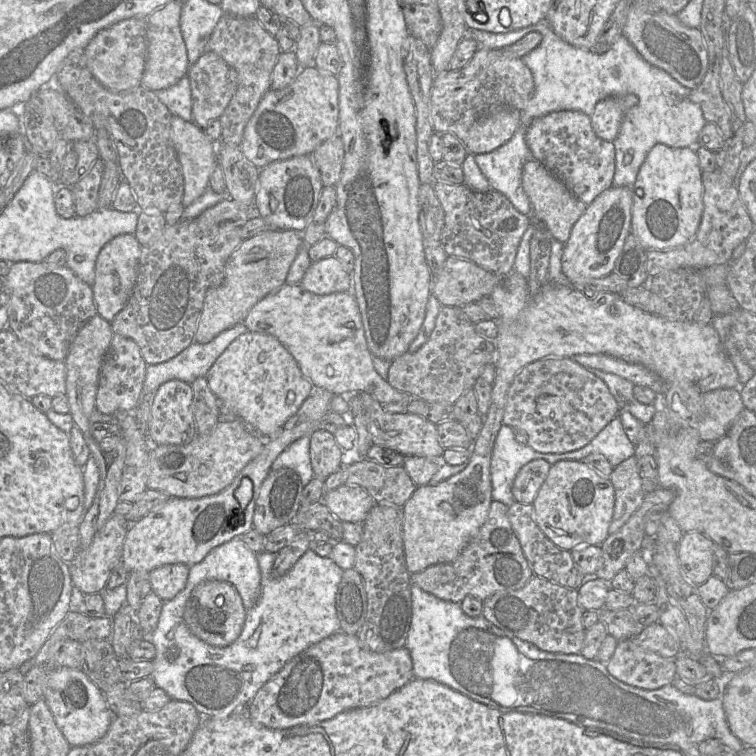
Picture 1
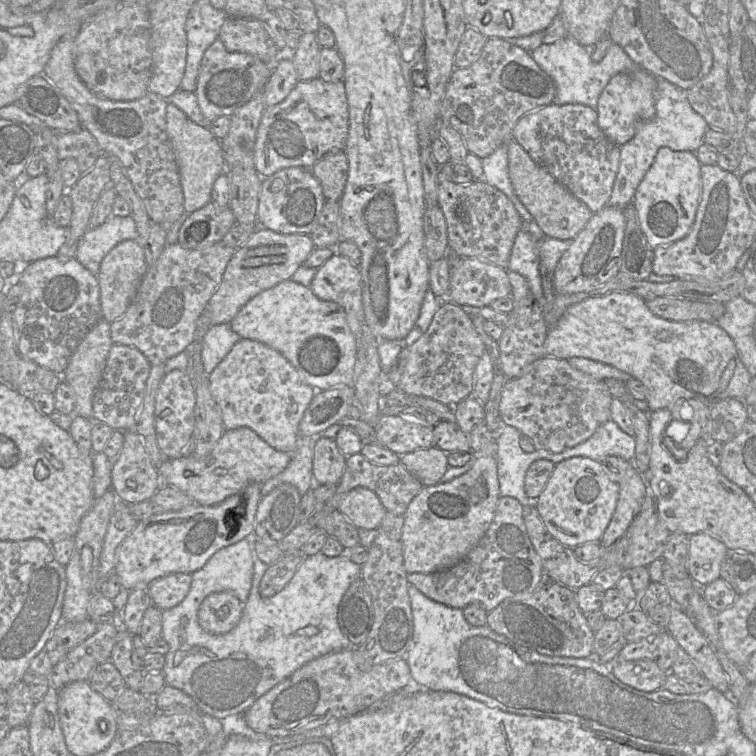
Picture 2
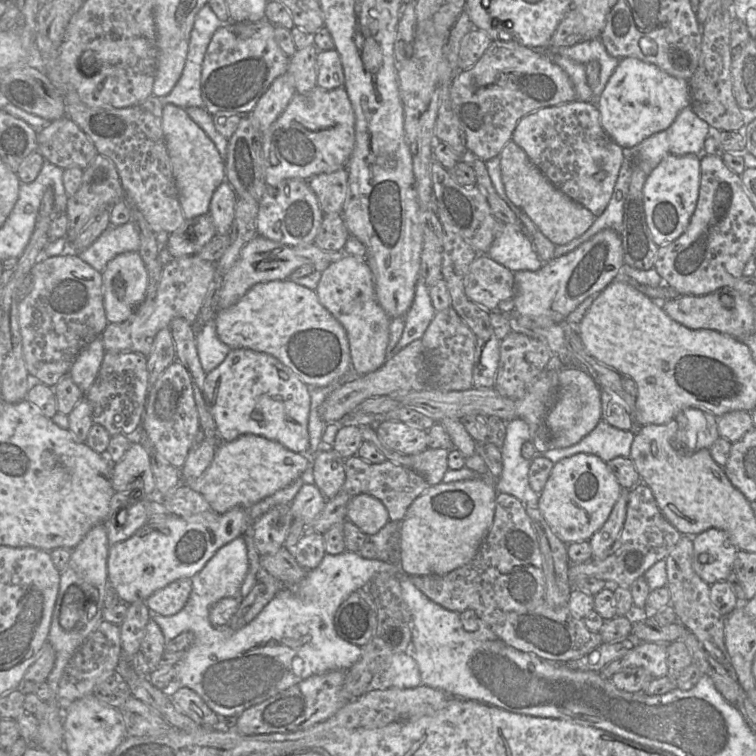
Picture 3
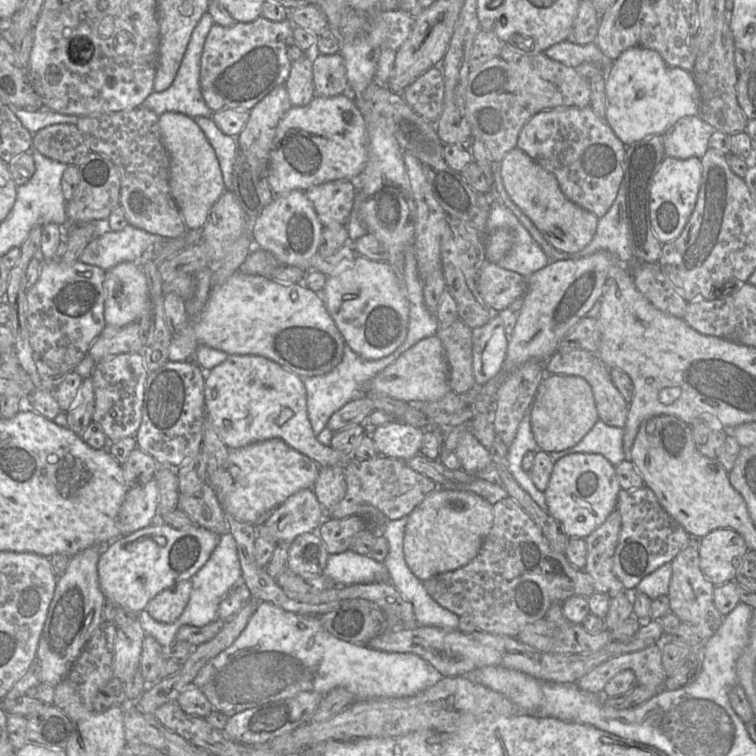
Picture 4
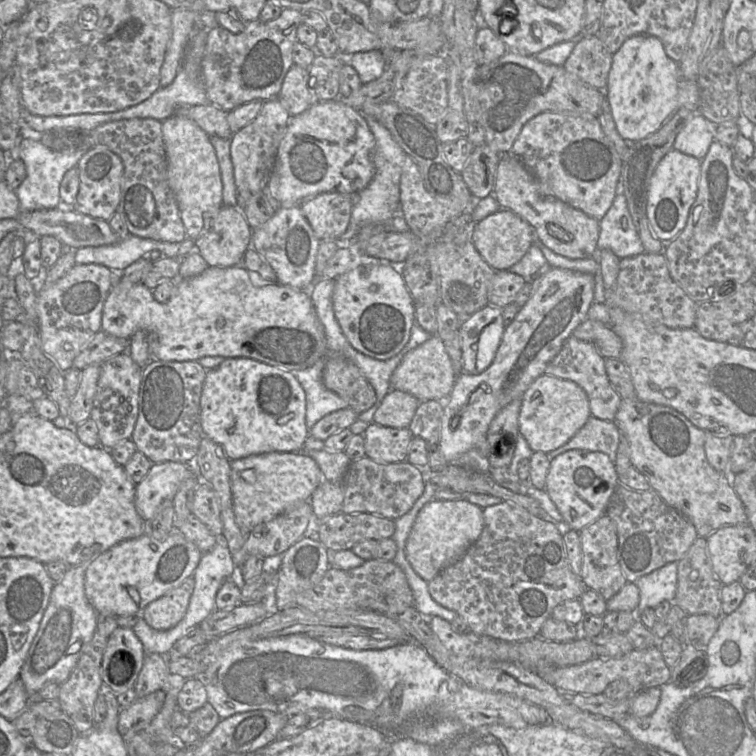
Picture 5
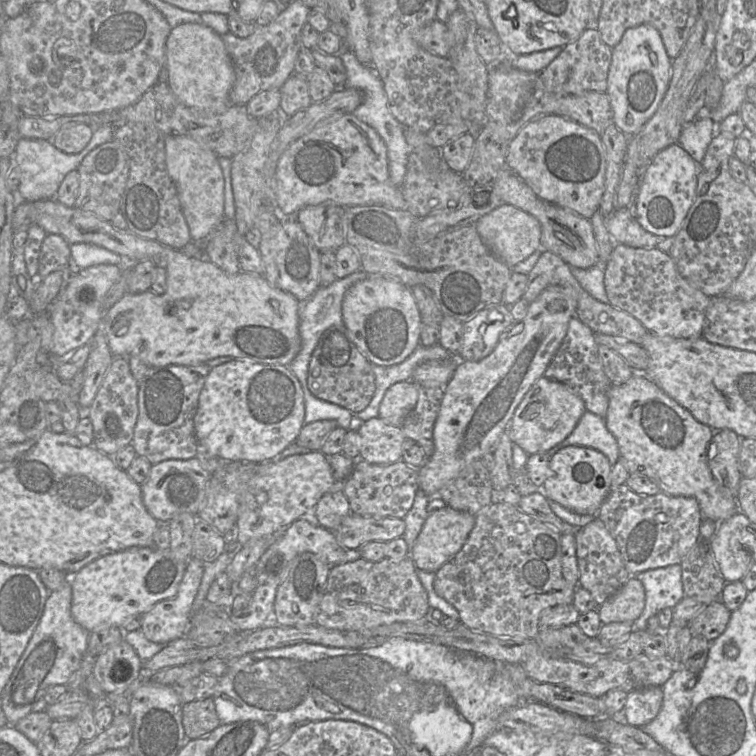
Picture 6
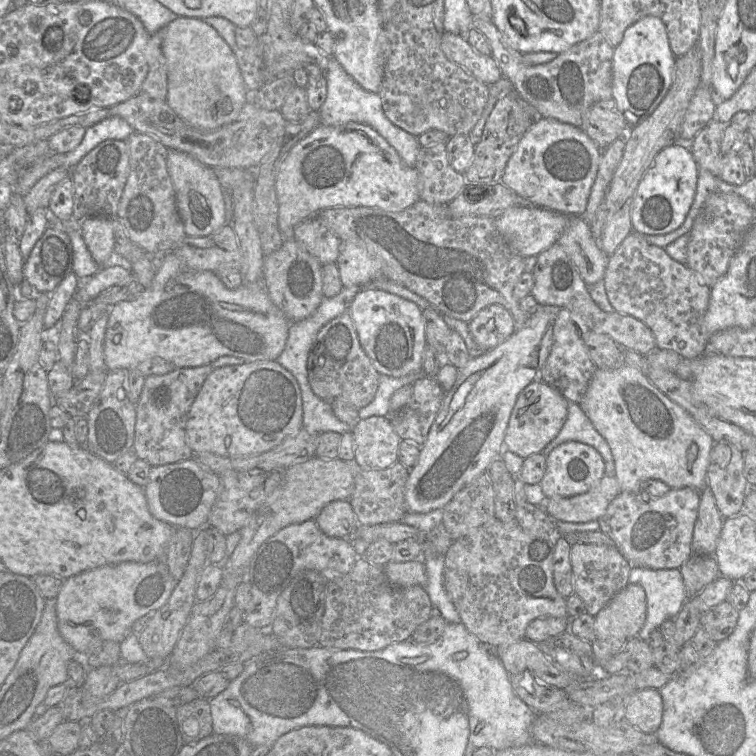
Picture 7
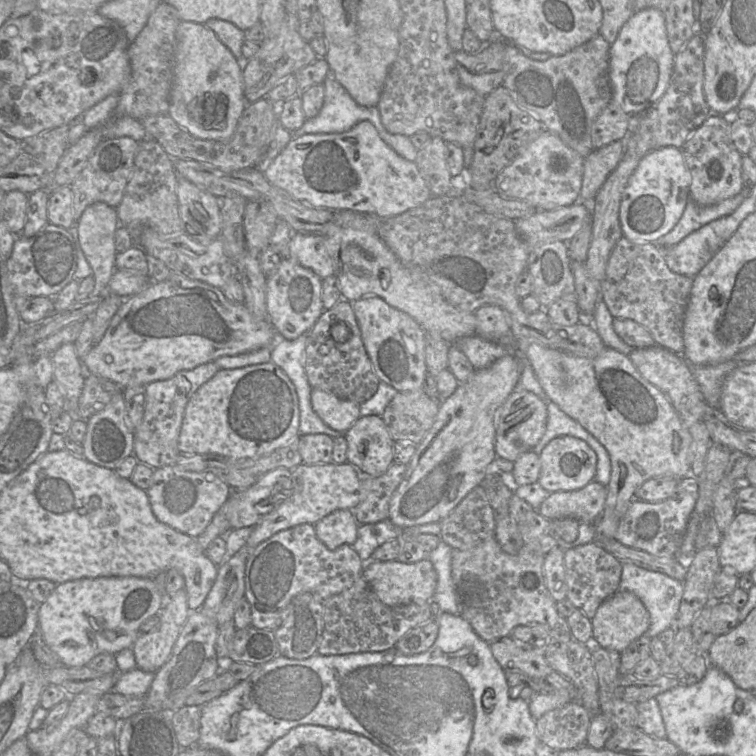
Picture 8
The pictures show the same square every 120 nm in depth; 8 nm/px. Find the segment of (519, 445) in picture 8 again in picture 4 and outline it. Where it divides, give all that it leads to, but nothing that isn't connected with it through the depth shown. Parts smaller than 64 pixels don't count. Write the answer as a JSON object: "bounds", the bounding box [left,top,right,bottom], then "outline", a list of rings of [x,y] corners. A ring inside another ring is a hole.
{"bounds":[531,374,599,452],"outline":[[[548,374],[531,405],[531,430],[542,451],[560,452],[575,446],[599,420],[591,386],[578,376]]]}

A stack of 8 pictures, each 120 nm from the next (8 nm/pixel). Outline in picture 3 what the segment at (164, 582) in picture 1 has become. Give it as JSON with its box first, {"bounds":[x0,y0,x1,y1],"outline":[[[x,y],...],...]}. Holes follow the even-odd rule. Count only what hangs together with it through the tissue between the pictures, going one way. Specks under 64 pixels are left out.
{"bounds":[145,578,191,616],"outline":[[[181,578],[154,592],[145,602],[151,612],[173,616],[186,605],[191,590],[191,578]]]}

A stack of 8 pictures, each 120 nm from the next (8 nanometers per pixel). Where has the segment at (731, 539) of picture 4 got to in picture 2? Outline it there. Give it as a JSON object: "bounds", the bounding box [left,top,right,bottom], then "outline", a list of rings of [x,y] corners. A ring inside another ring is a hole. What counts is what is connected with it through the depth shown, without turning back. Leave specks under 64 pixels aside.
{"bounds":[687,532,729,587],"outline":[[[701,532],[689,536],[687,570],[699,587],[704,587],[720,578],[723,561],[729,549],[715,536]]]}

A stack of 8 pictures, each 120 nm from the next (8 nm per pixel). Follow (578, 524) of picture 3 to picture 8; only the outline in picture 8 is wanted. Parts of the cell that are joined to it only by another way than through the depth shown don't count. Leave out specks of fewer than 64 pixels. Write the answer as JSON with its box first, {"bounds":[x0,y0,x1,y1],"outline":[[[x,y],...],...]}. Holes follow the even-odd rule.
{"bounds":[538,436,597,493],"outline":[[[561,436],[551,440],[539,454],[541,470],[538,483],[550,493],[575,491],[594,481],[597,466],[596,453],[579,438]]]}

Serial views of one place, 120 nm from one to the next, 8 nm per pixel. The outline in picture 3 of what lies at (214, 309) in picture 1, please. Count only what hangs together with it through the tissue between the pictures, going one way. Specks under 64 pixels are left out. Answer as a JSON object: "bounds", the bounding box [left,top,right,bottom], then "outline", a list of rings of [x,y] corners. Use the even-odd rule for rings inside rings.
{"bounds":[218,235,344,310],"outline":[[[256,235],[242,250],[239,260],[225,275],[220,290],[218,310],[226,309],[238,302],[247,291],[258,283],[286,280],[297,268],[312,265],[316,271],[325,270],[344,252],[326,252],[313,244],[291,247]]]}

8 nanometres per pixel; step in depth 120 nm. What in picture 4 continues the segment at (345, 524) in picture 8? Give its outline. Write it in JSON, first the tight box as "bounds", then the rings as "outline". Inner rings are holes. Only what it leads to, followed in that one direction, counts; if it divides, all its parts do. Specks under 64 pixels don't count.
{"bounds":[313,466,346,512],"outline":[[[344,466],[320,467],[313,491],[326,512],[337,505],[346,494]]]}

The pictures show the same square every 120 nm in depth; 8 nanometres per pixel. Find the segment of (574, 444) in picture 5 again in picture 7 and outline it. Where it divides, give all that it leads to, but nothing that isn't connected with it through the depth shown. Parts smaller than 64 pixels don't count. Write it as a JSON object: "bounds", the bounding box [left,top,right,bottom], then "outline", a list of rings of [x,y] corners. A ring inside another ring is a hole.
{"bounds":[540,402,615,476],"outline":[[[568,402],[567,418],[560,432],[540,453],[546,457],[556,446],[569,441],[593,447],[604,461],[604,475],[614,476],[615,464],[608,443],[594,428],[579,405],[573,402]]]}

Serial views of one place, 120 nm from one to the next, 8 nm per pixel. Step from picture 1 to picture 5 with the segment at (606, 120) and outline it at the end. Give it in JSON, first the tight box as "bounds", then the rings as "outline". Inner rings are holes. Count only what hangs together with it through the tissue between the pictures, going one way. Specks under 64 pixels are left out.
{"bounds":[604,35,700,141],"outline":[[[649,35],[630,37],[613,54],[604,92],[618,133],[631,141],[655,133],[681,108],[698,111],[700,100],[697,81],[685,79],[679,63],[667,56],[661,40]]]}

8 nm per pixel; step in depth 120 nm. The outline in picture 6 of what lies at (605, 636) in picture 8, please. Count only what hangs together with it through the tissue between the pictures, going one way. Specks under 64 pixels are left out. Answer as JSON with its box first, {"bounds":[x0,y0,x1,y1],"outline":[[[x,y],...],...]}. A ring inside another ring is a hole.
{"bounds":[597,576,645,624],"outline":[[[630,576],[626,583],[610,596],[597,612],[602,624],[636,621],[645,607],[645,589],[641,581]]]}

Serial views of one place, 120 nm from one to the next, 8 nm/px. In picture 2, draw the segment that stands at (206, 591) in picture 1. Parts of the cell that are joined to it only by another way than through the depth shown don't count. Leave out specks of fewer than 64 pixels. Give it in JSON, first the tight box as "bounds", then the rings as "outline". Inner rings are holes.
{"bounds":[198,593,243,634],"outline":[[[212,593],[203,600],[198,609],[198,622],[209,634],[226,634],[238,625],[242,610],[243,604],[233,593]]]}

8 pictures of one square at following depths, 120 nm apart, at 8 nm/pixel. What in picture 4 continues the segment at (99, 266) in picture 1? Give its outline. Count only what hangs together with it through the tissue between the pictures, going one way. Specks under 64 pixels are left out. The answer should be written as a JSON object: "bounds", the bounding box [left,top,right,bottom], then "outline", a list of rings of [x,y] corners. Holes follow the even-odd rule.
{"bounds":[104,262,151,326],"outline":[[[122,262],[107,270],[104,290],[104,317],[108,326],[138,322],[151,310],[147,279],[139,263]]]}

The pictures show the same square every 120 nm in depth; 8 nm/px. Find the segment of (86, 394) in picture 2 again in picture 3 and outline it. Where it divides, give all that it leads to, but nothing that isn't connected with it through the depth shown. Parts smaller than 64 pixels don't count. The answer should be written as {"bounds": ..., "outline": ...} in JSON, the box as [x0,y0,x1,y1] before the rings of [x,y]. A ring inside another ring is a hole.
{"bounds":[69,336,105,394],"outline":[[[99,336],[83,348],[74,360],[69,376],[84,394],[95,381],[105,353],[102,338]]]}

